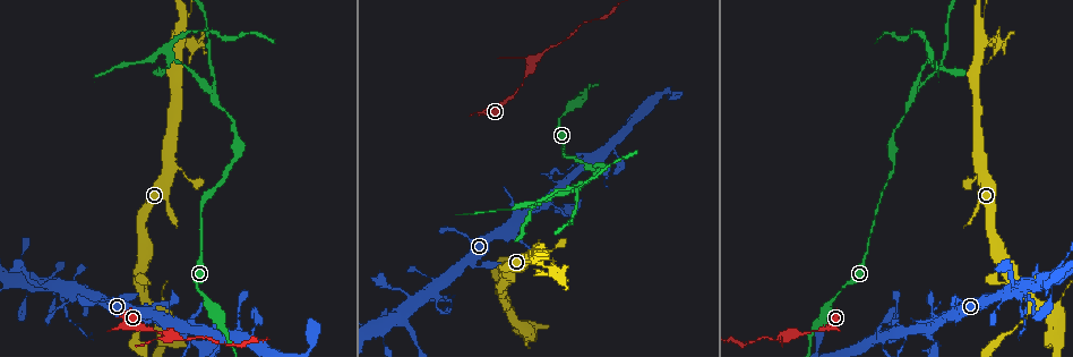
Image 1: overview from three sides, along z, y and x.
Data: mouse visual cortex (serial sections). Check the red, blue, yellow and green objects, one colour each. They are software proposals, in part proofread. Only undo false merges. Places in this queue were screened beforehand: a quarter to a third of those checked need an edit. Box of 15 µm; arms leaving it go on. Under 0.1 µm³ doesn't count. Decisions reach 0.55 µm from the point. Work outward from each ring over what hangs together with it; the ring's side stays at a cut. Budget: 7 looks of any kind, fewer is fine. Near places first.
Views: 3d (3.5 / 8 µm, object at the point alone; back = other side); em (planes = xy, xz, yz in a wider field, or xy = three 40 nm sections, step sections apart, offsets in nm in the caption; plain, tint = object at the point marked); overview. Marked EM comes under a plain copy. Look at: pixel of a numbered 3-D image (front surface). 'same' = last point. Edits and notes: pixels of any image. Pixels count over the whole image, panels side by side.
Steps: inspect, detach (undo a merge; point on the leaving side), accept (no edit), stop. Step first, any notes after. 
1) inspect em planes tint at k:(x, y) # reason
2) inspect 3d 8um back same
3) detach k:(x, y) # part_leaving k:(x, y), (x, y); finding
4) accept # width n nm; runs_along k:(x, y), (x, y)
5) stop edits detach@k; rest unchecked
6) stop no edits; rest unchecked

inspect 3d 3.5um at 1:(913, 98) # three-way junction

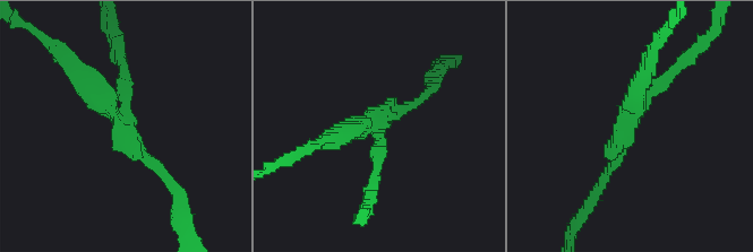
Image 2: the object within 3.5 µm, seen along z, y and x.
inspect em xy step 5 tint at 2:(632, 123) # arms 3; arm_widths 150, 200, 300 nm; need the tissue

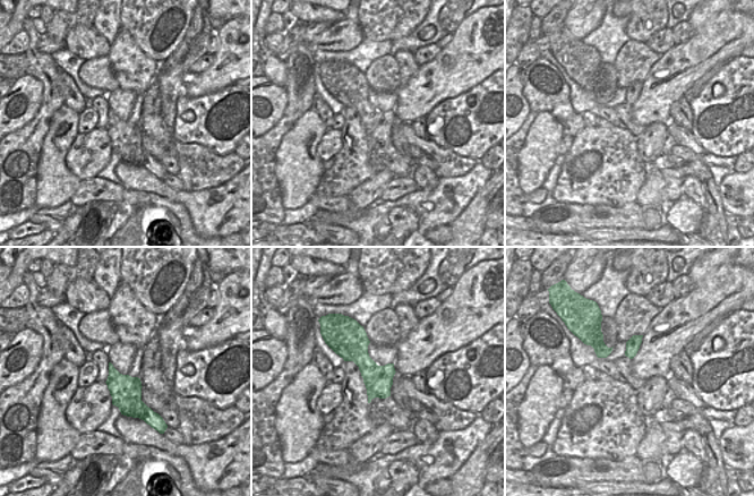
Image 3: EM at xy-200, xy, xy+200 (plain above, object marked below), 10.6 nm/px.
detach 2:(354, 131) # part_leaving 2:(365, 128), (343, 130), (288, 159); two cells meet here

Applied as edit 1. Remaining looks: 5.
inspect overview # redraw

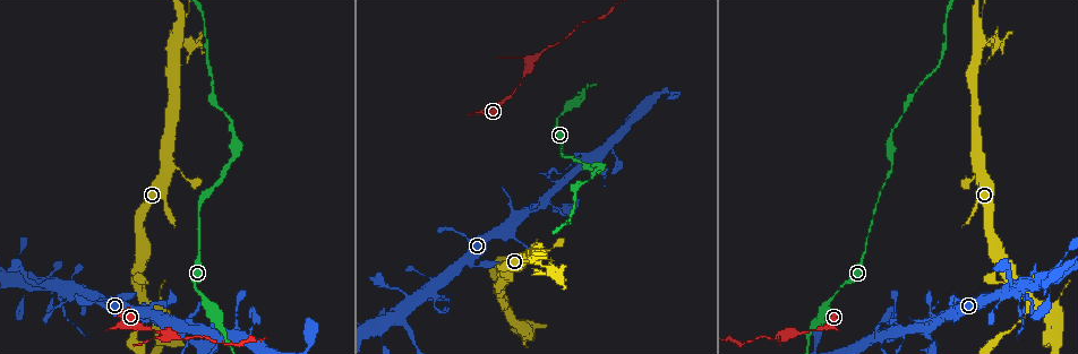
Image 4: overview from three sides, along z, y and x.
inspect 3d 8um at 4:(543, 50) # calibre changes

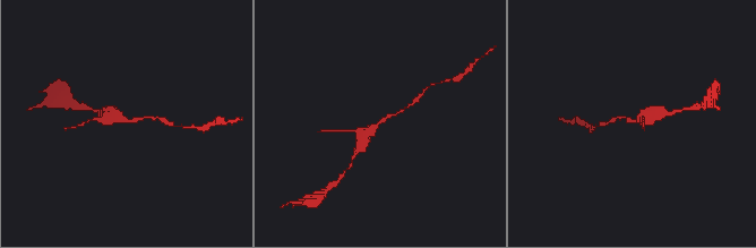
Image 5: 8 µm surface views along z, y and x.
inspect 3d 3.5um at 5:(633, 121) # closer look

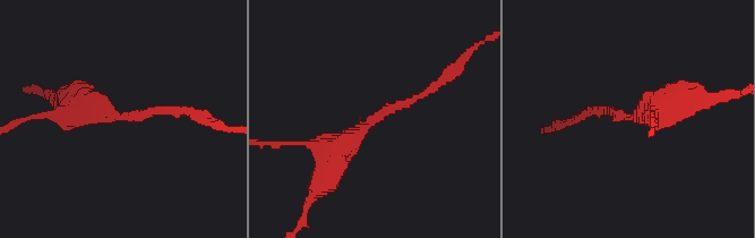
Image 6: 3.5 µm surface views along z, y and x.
accept # runs_along 6:(323, 177), (333, 154), (385, 110), (438, 84); one cell here

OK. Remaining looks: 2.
stop edits detach@2; rest unchecked

